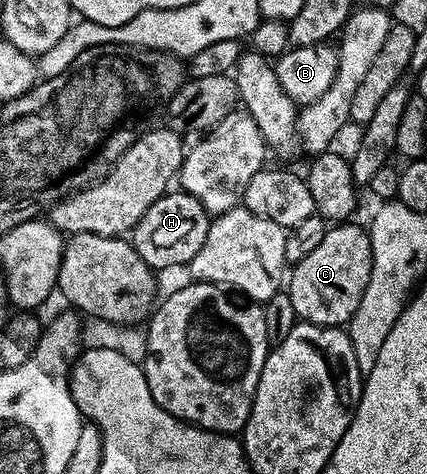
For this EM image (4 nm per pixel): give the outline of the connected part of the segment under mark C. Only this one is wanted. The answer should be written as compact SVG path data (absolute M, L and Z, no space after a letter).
M334 223L327 228L324 239L304 259L293 262L288 273L288 292L296 315L307 325L345 326L360 307L360 299L368 287L372 275L372 243L369 232L351 223Z

